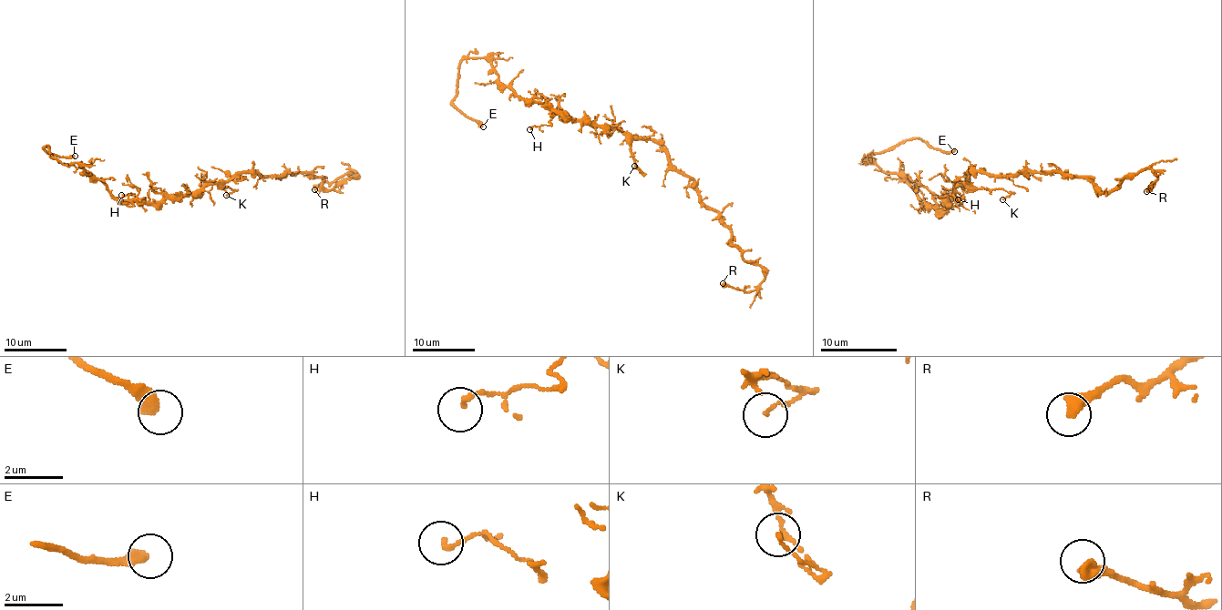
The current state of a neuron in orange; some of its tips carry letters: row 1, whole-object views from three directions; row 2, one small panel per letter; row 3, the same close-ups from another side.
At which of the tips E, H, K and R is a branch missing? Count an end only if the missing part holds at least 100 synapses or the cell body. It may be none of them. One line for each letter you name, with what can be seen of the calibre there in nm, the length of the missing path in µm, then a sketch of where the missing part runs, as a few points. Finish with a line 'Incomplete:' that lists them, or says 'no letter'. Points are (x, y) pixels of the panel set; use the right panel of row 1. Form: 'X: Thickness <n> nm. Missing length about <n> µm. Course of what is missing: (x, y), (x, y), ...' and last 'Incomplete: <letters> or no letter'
E: Thickness 320 nm. Missing length about 7 µm. Course of what is missing: (954, 151), (971, 147), (983, 132)
Incomplete: E

